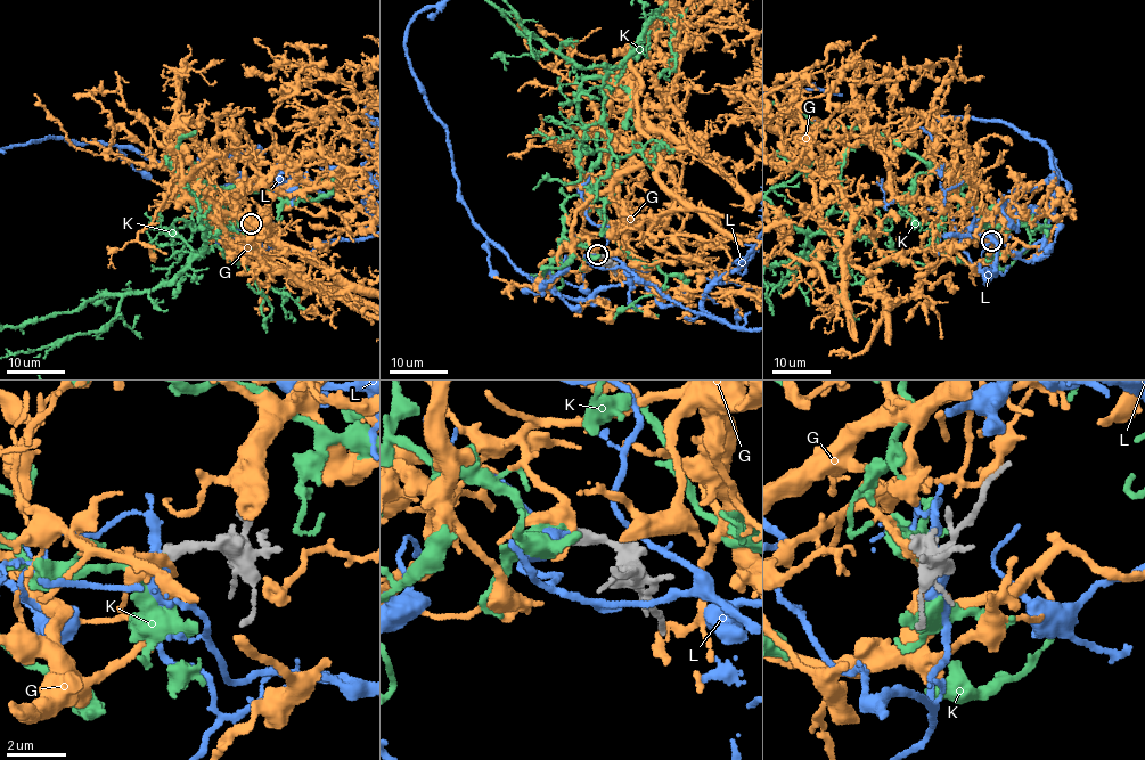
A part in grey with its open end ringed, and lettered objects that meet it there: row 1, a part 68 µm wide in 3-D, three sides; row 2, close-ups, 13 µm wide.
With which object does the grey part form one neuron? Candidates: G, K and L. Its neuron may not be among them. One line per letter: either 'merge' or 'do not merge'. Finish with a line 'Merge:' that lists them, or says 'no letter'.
G: do not merge
K: merge
L: do not merge
Merge: K

